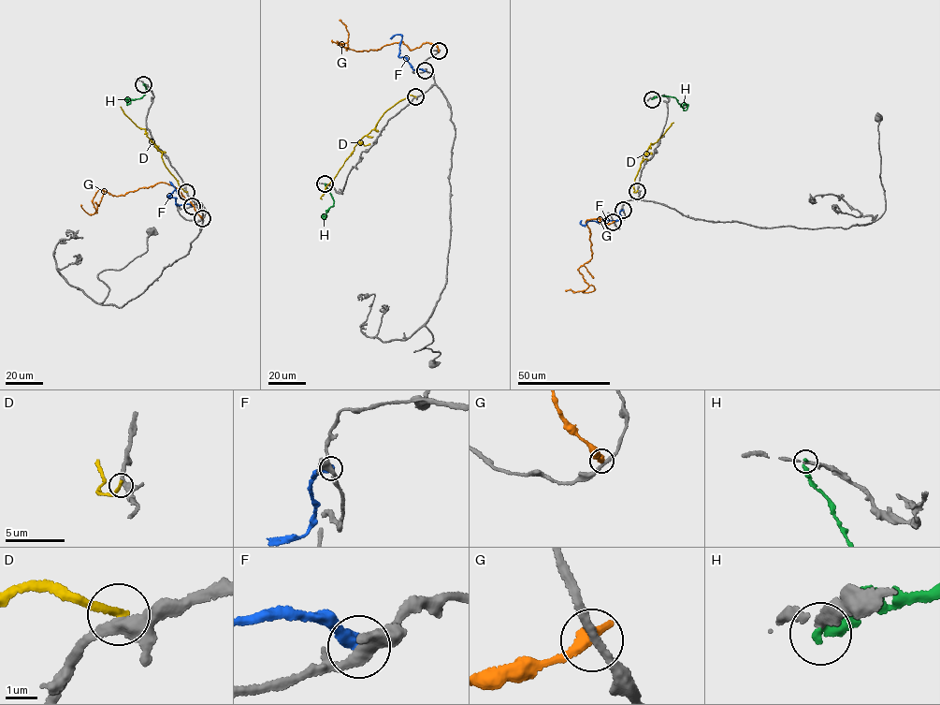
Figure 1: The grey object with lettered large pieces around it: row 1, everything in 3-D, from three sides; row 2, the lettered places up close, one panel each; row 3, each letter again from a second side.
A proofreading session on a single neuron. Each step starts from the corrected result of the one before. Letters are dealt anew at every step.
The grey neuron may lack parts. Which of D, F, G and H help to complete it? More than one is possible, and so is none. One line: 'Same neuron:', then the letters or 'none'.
Same neuron: none

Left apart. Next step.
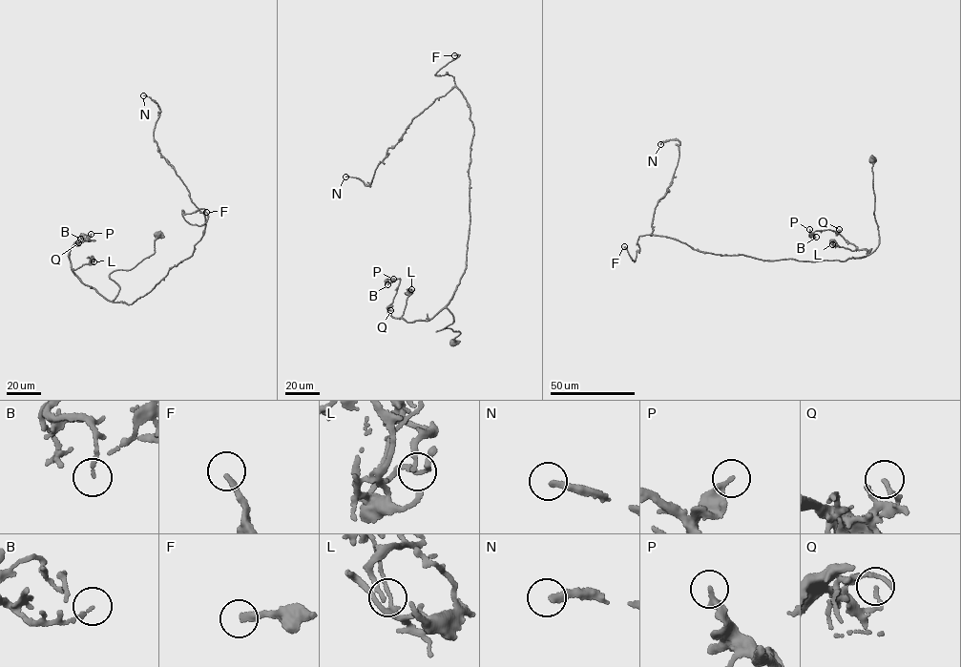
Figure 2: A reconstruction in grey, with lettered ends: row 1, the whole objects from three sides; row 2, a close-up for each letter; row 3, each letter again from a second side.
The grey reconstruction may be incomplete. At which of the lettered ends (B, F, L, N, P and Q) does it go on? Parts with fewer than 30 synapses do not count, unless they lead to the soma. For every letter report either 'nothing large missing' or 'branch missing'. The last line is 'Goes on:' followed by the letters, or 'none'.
B: nothing large missing
F: branch missing
L: nothing large missing
N: nothing large missing
P: nothing large missing
Q: nothing large missing
Goes on: F

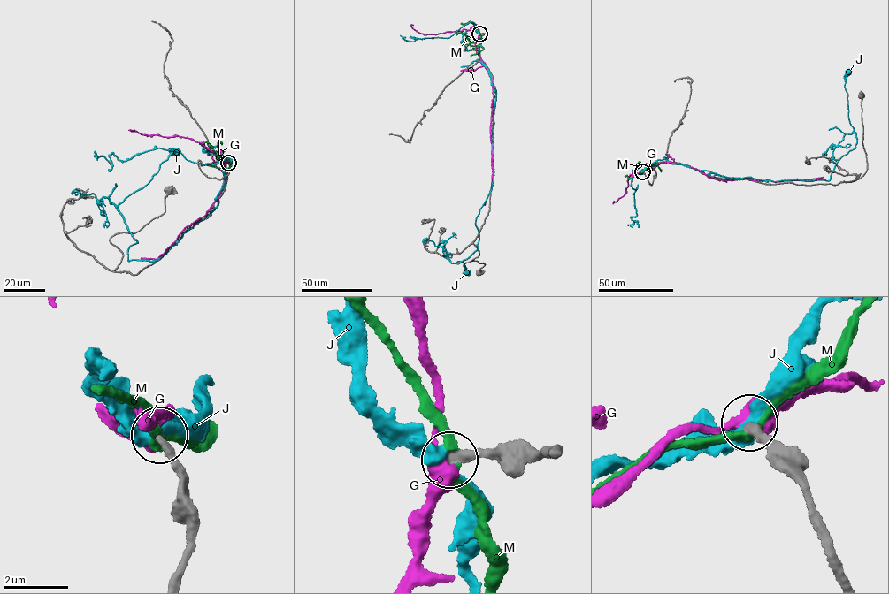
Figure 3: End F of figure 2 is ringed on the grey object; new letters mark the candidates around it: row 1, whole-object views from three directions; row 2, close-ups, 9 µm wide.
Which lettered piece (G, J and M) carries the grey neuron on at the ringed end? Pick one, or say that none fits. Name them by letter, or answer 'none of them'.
none of them

